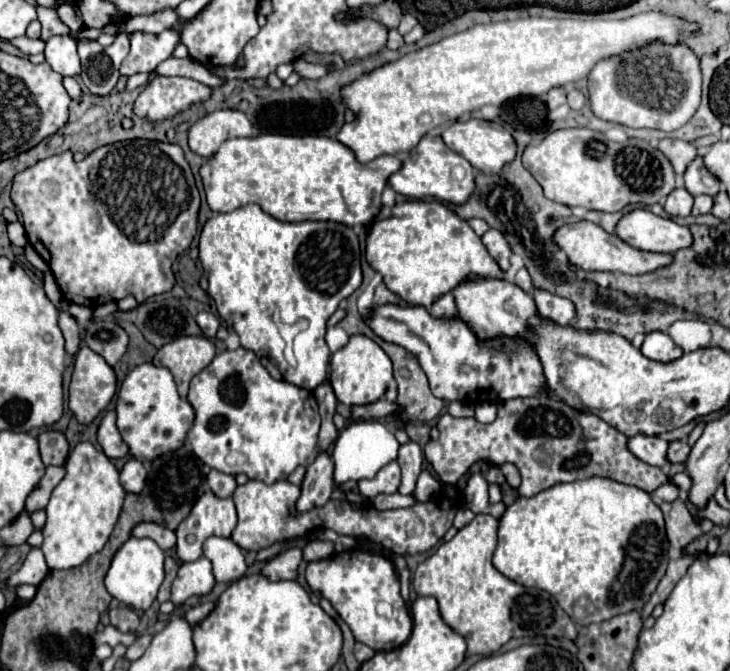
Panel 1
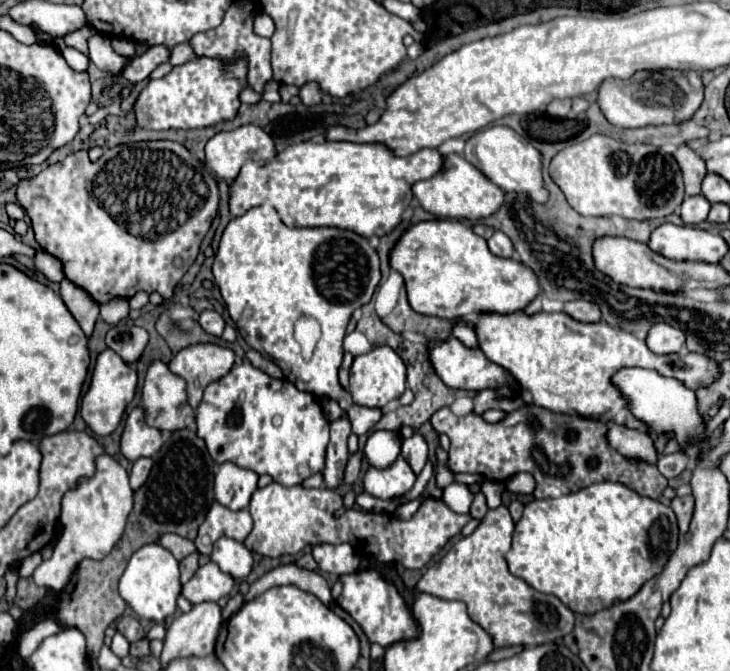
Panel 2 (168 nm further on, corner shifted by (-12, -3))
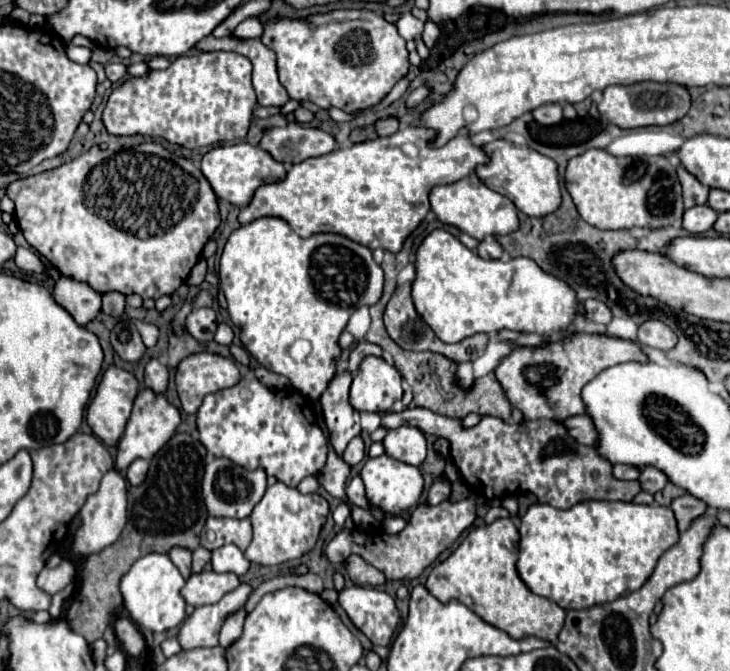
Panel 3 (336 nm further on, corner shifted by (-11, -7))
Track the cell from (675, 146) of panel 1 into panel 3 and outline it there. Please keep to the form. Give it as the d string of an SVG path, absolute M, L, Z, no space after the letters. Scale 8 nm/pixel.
M683 165L677 167L677 175L679 175L681 187L683 187L683 201L685 201L685 207L687 209L693 207L693 205L707 203L709 189L695 175L691 175Z

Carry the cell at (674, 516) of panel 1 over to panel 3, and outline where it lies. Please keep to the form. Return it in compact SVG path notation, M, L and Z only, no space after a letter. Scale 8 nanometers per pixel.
M681 495L681 497L673 499L671 509L675 513L675 519L677 519L677 525L679 525L679 533L683 533L683 531L687 531L691 521L695 517L699 517L707 509L707 505L701 499L693 497L693 495Z

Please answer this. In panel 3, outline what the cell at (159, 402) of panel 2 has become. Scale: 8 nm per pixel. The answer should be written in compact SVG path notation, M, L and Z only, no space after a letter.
M151 359L145 367L145 387L155 393L165 393L169 385L169 371L157 359Z

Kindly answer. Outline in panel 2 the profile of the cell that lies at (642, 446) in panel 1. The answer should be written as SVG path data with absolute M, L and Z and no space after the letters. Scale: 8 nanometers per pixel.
M608 421L606 427L608 427L608 431L606 431L608 445L614 447L616 451L620 451L620 455L636 457L636 459L642 459L652 465L656 463L658 453L654 449L654 441L650 435L624 427L624 425L618 425L614 421Z

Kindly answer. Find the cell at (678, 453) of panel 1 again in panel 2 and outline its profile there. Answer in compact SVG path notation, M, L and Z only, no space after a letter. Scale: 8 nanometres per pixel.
M672 453L672 455L666 455L666 457L660 457L656 467L658 471L666 477L666 479L672 479L676 475L680 475L688 465L688 457L684 453Z

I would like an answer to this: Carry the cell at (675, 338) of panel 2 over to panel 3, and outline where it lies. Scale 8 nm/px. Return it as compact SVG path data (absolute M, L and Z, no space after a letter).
M657 319L645 321L639 327L637 339L639 343L653 349L661 349L661 351L669 351L677 345L677 335L671 331L671 327L667 327L663 321L657 321Z

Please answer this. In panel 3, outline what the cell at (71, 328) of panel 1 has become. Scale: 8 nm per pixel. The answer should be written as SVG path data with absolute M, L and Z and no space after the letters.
M61 277L55 283L53 297L63 309L69 311L69 315L81 327L93 321L101 311L101 295L87 287L87 283L79 283L69 277Z

